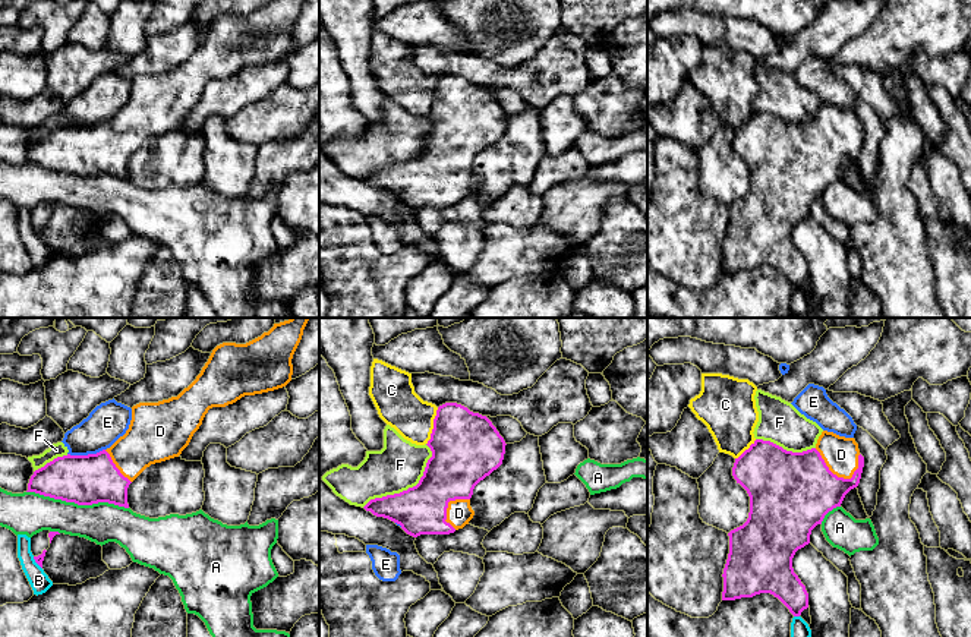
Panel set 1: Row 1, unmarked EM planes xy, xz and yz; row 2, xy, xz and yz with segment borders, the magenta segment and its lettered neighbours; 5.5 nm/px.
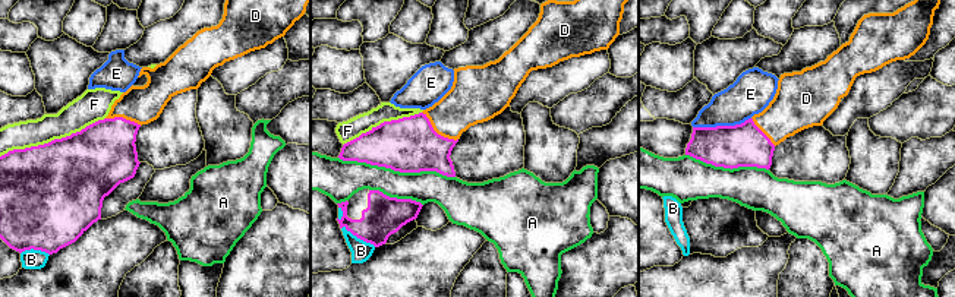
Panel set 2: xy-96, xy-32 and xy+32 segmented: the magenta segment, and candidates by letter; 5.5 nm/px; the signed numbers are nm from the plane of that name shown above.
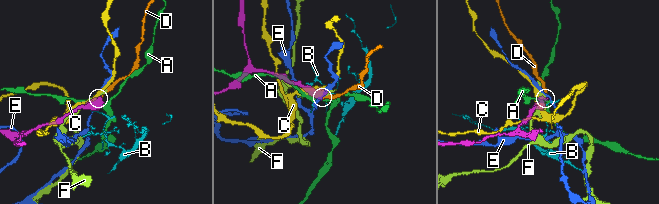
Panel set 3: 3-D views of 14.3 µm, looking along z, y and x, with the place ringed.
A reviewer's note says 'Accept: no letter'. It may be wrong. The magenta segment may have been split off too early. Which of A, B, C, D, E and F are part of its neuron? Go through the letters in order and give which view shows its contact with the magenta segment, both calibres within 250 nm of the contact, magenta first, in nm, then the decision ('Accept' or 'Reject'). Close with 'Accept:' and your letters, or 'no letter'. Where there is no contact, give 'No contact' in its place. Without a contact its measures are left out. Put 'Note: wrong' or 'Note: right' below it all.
A: Touches magenta in xy. Thickness 280 nm (magenta) against 220 nm. Reject
B: Touches magenta in yz. Thickness 200 nm (magenta) against 110 nm. Reject
C: Touches magenta in xz. Thickness 380 nm (magenta) against 240 nm. Reject
D: Touches magenta in yz. Thickness 440 nm (magenta) against 190 nm. Accept
E: Touches magenta in xy. Thickness 280 nm (magenta) against 220 nm. Reject
F: Touches magenta in xz. Thickness 280 nm (magenta) against 260 nm. Reject
Accept: D
Note: wrong

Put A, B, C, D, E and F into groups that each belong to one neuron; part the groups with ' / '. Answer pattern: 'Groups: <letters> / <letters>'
Groups: A / B / C / D / E / F

